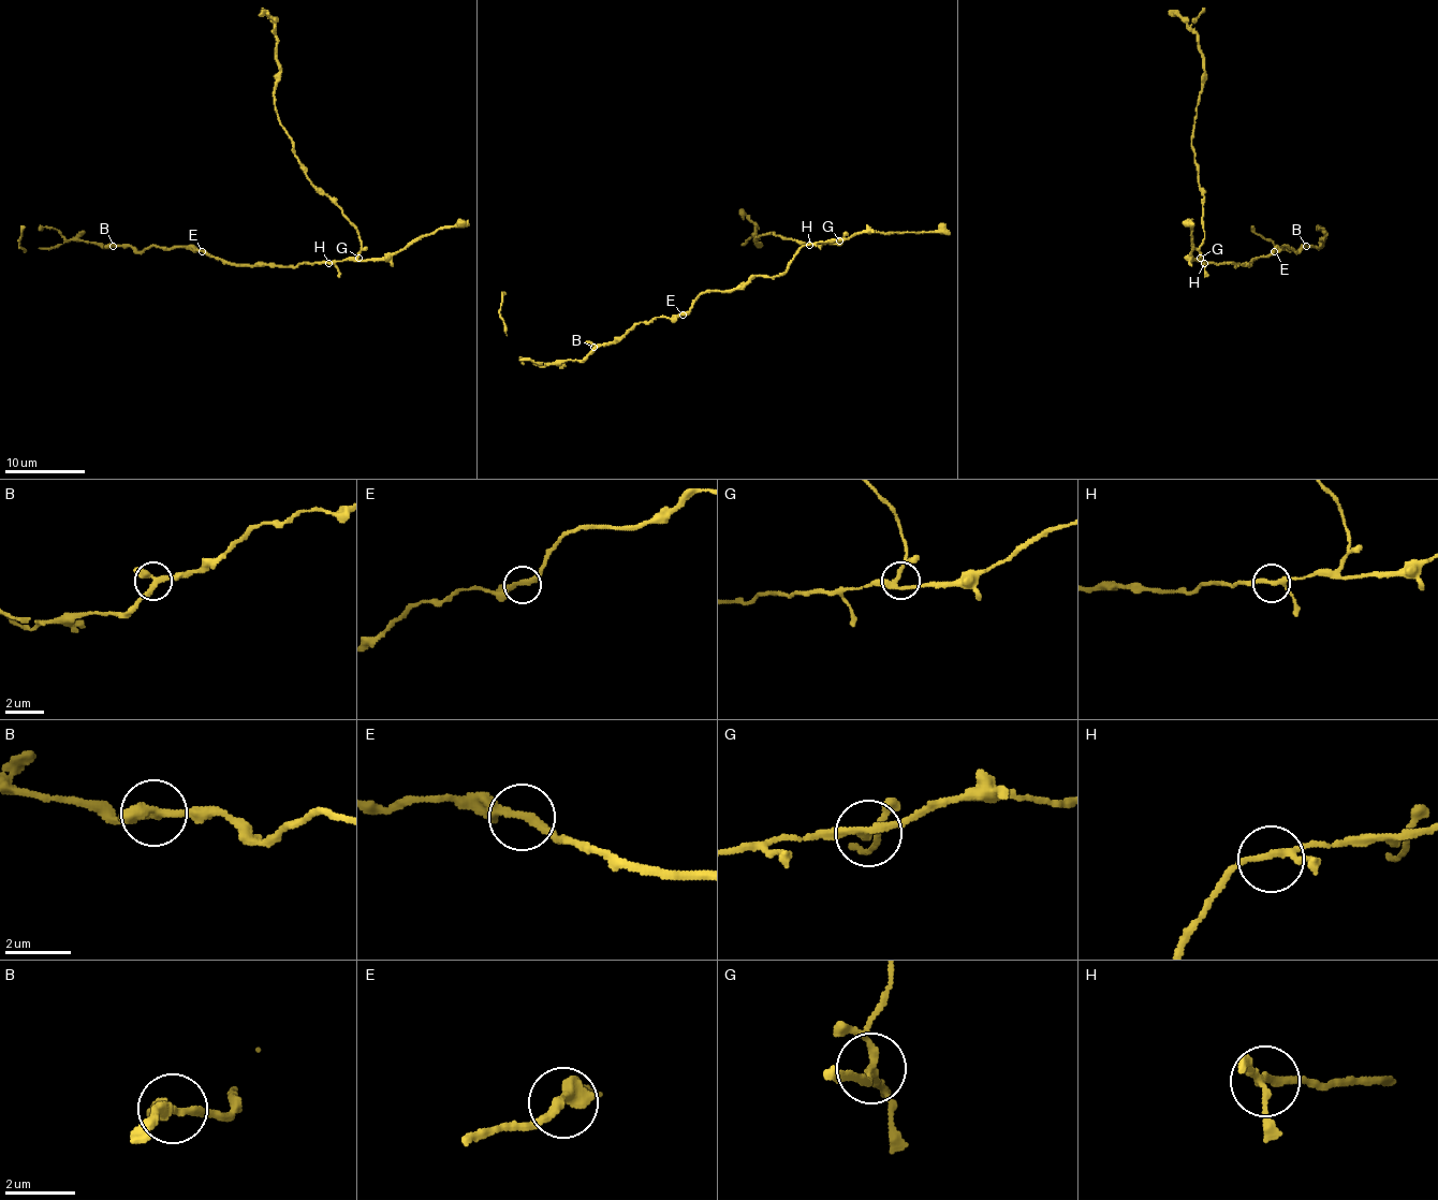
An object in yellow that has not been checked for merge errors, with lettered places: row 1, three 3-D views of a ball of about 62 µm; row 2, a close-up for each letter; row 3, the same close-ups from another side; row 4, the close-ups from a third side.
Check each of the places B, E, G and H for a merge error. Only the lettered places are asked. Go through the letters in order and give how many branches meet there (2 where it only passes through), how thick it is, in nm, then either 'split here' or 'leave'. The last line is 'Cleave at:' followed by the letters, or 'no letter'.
B: 3 branches meet; 240 nm thick; leave
E: 2 branches meet; 260 nm thick; leave
G: 4 branches meet; 200 nm thick; leave
H: 3 branches meet; 180 nm thick; leave
Cleave at: no letter

